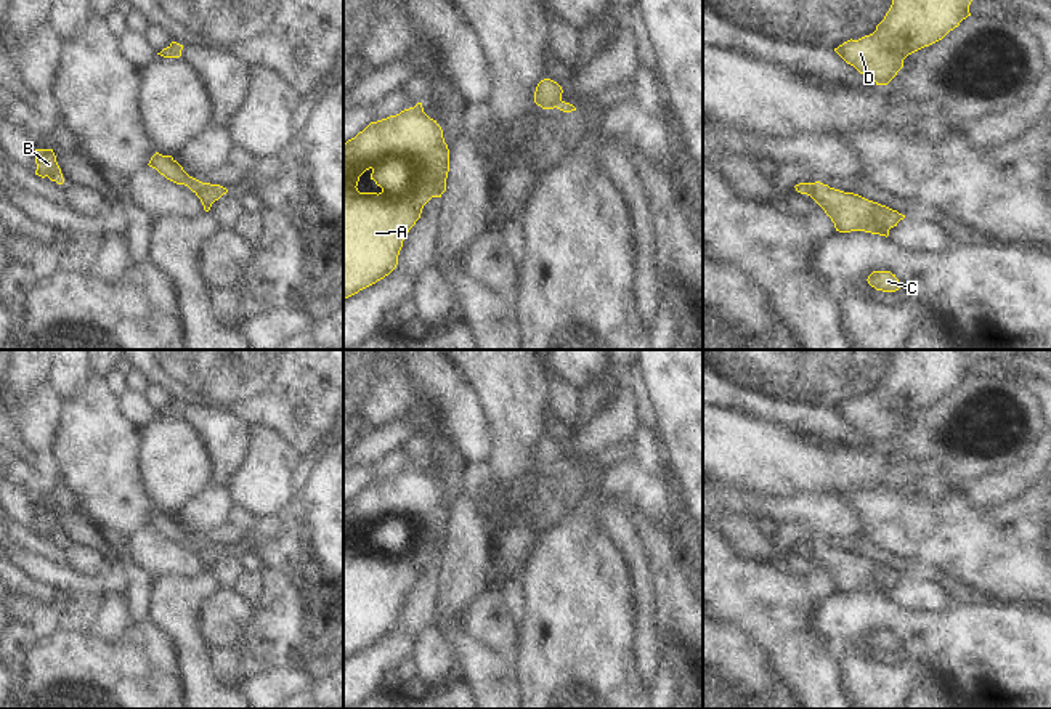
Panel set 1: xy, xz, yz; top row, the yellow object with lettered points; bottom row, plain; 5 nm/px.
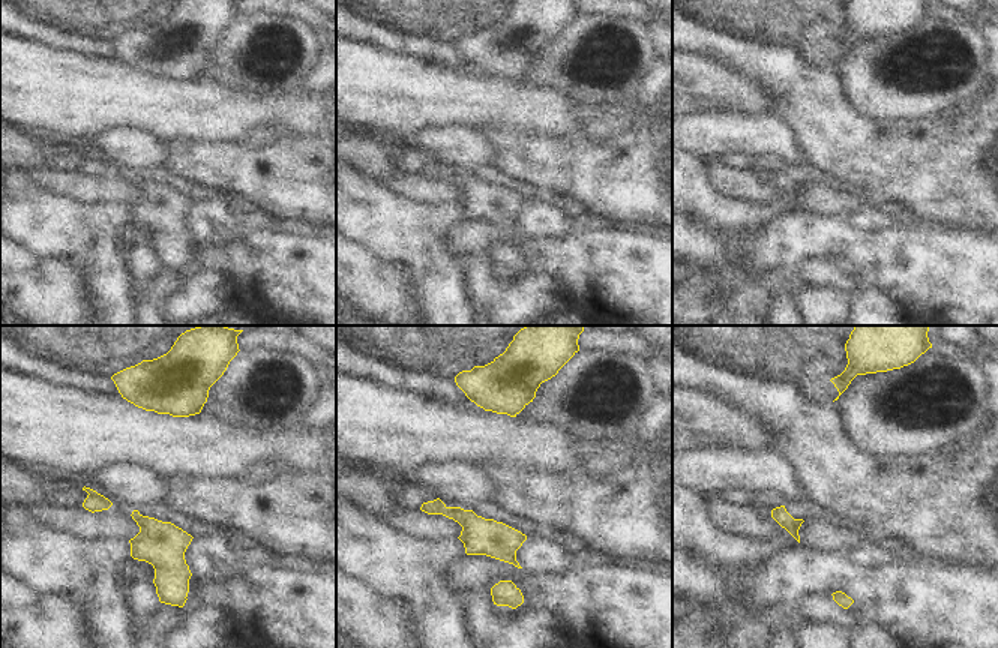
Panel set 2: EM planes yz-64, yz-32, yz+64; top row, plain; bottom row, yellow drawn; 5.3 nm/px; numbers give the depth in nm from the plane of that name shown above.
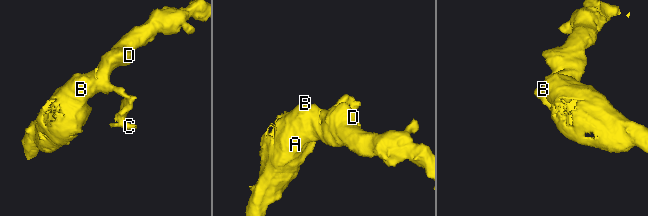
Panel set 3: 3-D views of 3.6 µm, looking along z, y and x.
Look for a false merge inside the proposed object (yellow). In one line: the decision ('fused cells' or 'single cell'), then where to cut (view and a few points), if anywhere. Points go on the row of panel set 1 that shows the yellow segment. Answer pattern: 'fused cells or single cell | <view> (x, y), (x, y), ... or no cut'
fused cells | yz (815, 183), (807, 194)

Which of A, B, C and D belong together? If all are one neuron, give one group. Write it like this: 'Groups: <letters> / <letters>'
Groups: A B D / C

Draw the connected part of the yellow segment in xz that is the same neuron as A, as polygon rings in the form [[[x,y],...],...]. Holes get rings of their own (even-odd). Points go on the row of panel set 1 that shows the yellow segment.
[[[417,103],[396,115],[371,122],[343,144],[343,300],[388,276],[409,229],[420,218],[424,205],[446,191],[449,149],[443,130]],[[366,170],[382,191],[359,192],[358,181]]]

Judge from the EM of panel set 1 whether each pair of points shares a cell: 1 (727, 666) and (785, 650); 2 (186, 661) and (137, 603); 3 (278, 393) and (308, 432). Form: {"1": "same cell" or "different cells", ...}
{"1": "different cells", "2": "different cells", "3": "same cell"}

